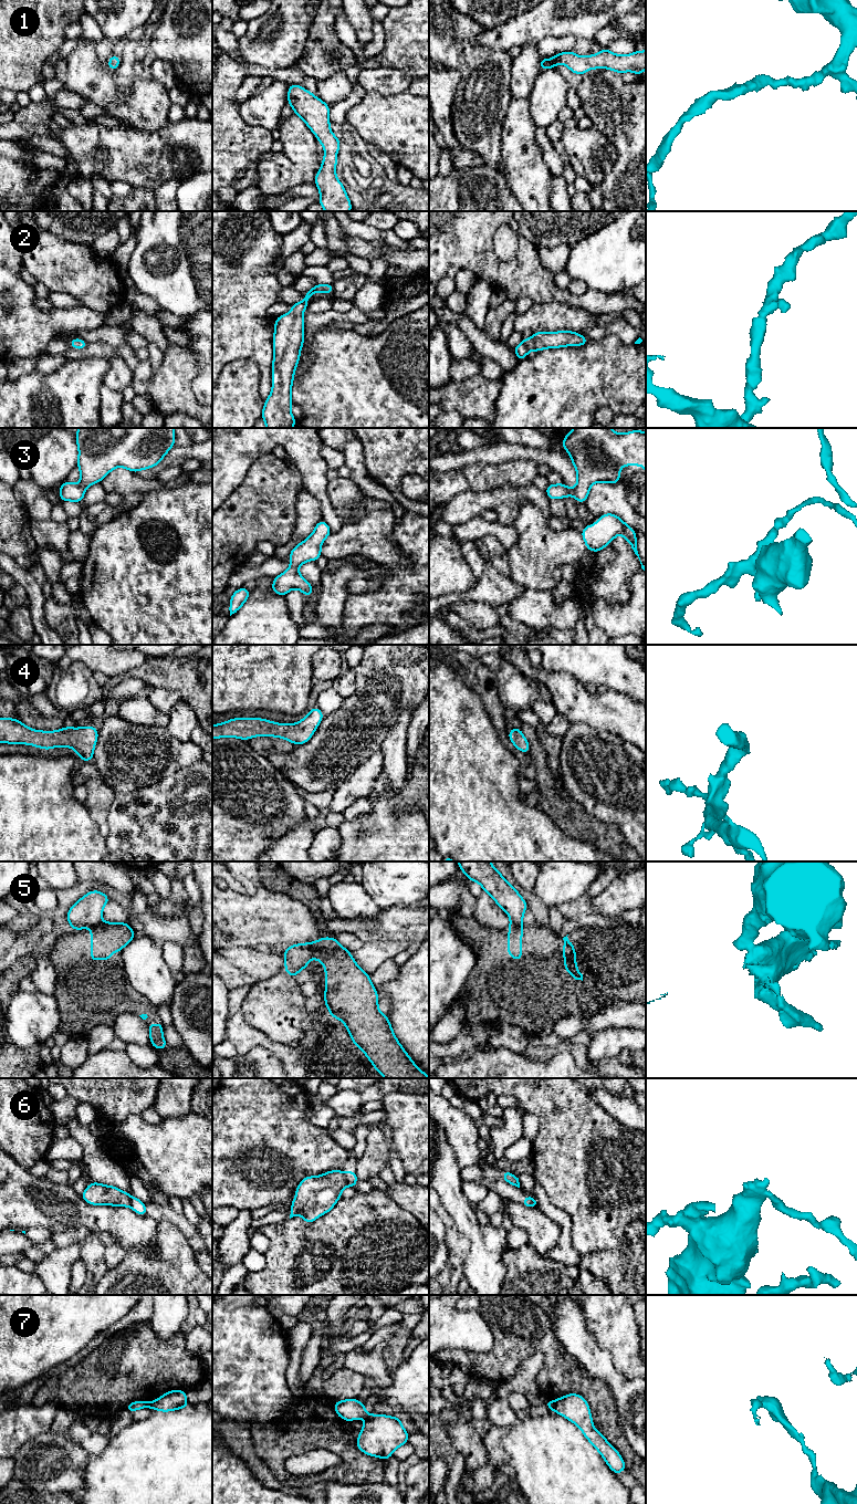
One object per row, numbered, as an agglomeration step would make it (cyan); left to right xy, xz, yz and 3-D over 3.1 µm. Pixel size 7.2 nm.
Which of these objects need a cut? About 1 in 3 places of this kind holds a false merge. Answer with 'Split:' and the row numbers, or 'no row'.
Split: 5, 6, 7

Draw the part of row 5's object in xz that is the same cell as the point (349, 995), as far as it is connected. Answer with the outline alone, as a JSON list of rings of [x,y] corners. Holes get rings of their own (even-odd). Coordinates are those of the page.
[[[323,937],[314,942],[309,942],[314,951],[317,962],[322,962],[325,968],[325,1005],[331,1016],[341,1020],[345,1025],[347,1033],[352,1036],[352,1043],[360,1051],[374,1065],[374,1069],[379,1072],[385,1078],[429,1078],[409,1057],[407,1052],[396,1038],[388,1016],[378,1010],[378,993],[370,981],[370,975],[364,972],[349,950],[342,947],[336,938]]]

